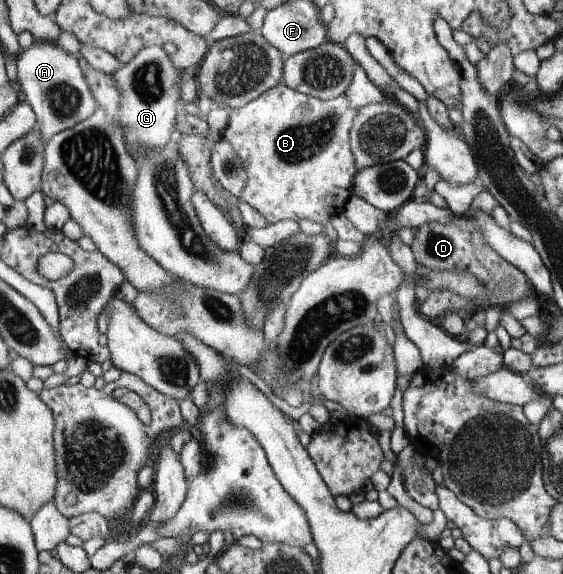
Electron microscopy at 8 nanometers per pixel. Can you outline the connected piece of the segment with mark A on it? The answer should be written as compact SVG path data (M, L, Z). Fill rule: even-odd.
M37 41L30 49L24 49L17 60L17 82L25 100L36 112L37 126L46 144L51 137L91 118L99 108L94 90L83 76L77 59L75 55L63 50L57 42Z

